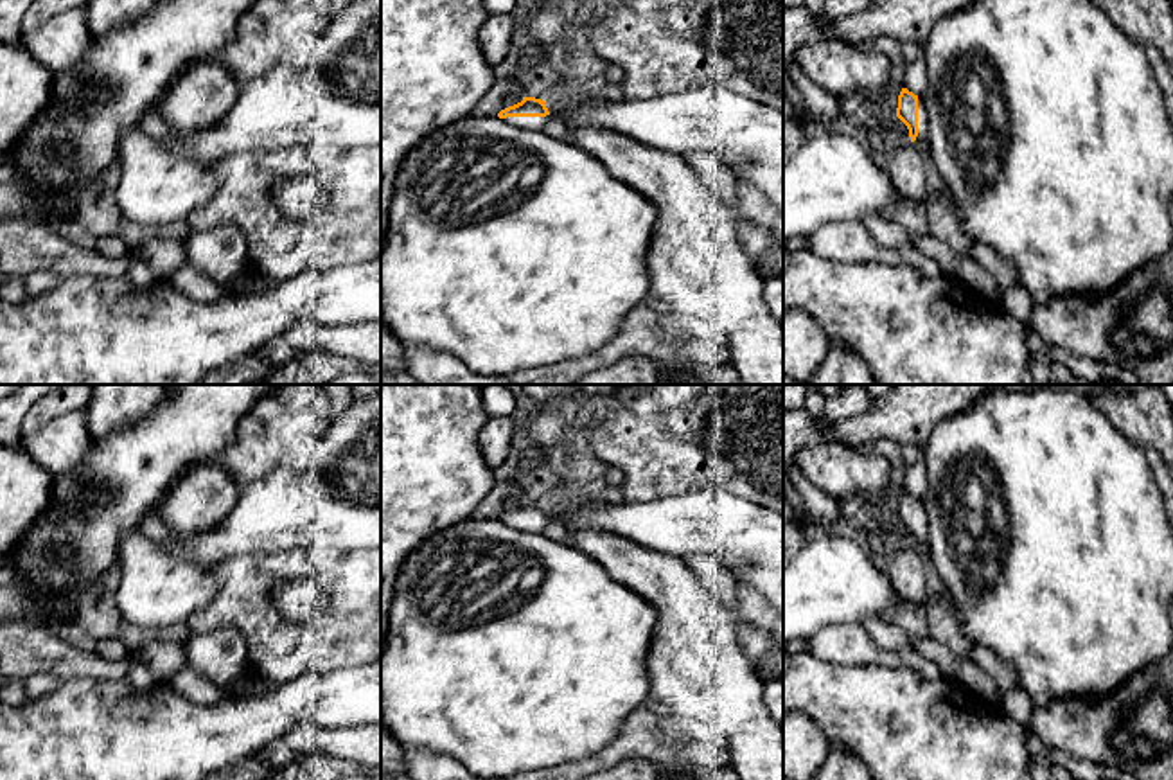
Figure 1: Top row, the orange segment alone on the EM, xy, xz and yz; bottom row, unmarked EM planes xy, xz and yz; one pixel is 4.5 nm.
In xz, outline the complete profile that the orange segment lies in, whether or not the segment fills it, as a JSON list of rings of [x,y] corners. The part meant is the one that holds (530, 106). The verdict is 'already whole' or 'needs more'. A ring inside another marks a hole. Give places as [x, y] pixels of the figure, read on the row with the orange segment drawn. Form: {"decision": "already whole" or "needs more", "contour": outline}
{"decision": "needs more", "contour": [[[523,97],[521,102],[508,106],[498,113],[508,124],[532,131],[542,131],[548,120],[548,108],[544,101],[535,97]]]}

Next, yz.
{"decision": "needs more", "contour": [[[902,88],[896,117],[907,126],[911,142],[925,153],[929,144],[929,124],[922,97],[914,95],[907,88]]]}

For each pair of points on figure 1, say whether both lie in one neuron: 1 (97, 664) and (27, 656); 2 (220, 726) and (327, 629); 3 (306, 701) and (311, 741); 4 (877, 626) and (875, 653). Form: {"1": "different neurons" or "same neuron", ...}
{"1": "same neuron", "2": "different neurons", "3": "different neurons", "4": "different neurons"}

